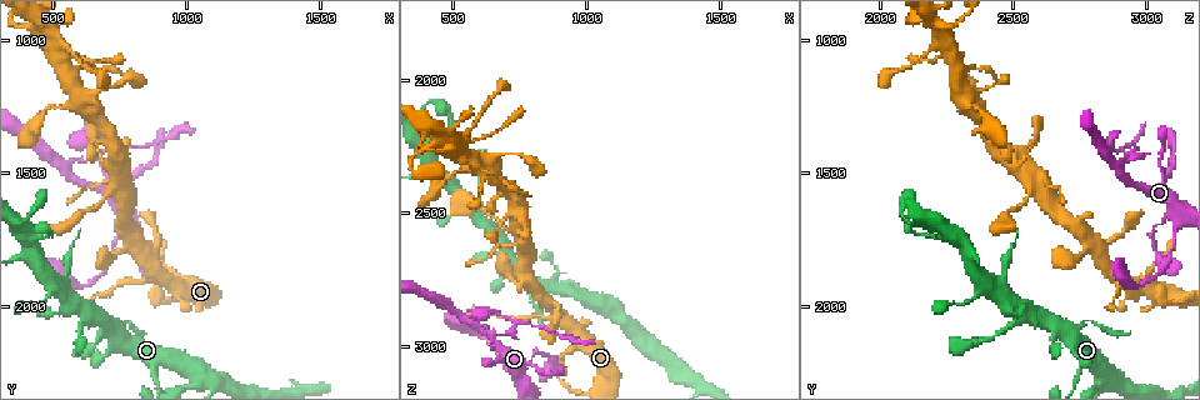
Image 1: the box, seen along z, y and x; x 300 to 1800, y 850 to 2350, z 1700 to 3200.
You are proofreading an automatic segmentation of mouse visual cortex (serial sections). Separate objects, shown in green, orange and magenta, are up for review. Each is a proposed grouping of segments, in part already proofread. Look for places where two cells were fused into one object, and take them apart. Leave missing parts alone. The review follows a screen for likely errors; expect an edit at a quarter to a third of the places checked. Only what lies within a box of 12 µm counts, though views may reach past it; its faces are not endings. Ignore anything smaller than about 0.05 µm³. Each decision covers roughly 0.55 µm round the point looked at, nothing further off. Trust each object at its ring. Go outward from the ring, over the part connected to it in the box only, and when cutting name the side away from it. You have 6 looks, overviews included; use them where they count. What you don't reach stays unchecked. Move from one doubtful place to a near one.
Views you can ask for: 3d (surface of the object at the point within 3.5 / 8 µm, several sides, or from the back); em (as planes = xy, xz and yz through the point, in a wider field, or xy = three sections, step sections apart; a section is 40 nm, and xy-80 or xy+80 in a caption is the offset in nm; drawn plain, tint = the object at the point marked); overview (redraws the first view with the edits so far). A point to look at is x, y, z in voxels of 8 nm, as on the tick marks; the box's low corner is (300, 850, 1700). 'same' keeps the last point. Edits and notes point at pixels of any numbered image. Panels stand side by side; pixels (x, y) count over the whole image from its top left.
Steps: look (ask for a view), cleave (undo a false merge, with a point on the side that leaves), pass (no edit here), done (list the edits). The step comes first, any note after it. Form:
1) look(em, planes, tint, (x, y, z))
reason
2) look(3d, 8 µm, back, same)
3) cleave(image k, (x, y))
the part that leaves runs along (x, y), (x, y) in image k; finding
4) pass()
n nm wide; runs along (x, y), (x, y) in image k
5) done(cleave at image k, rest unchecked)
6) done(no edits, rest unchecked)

look(3d, 3.5 µm, (760, 2080, 2740))

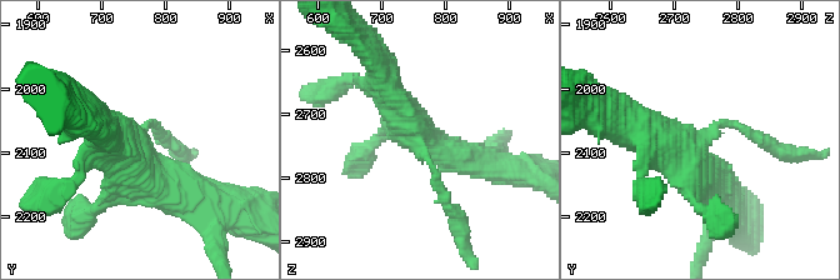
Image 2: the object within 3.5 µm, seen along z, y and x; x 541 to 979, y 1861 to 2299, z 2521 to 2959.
look(em, xy, step 5, tint, (750, 2080, 2740))

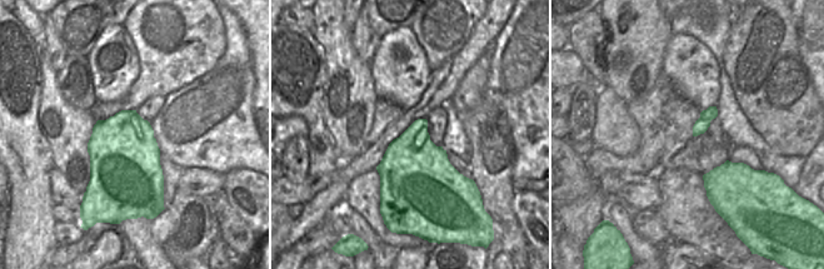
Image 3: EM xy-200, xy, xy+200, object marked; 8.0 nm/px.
pass()
runs along (461, 158), (411, 129), (445, 201) in image 2; one cell here

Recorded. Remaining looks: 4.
look(3d, 3.5 µm, back, (540, 1050, 2250))
thin arm on a thick one

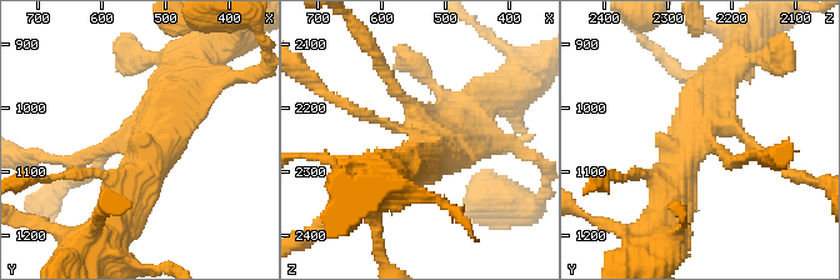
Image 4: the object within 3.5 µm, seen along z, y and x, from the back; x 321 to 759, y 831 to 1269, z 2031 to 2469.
look(em, planes, tint, (545, 1060, 2250))
4 arms; arms of 150, 150, 500, 500 nm; need the tissue

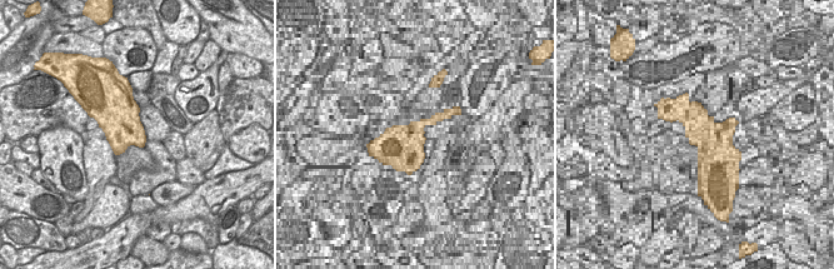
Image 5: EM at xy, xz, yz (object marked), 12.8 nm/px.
pass()
continuous, no second cell

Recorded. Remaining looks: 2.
look(3d, 3.5 µm, (550, 1970, 2470))
a fork

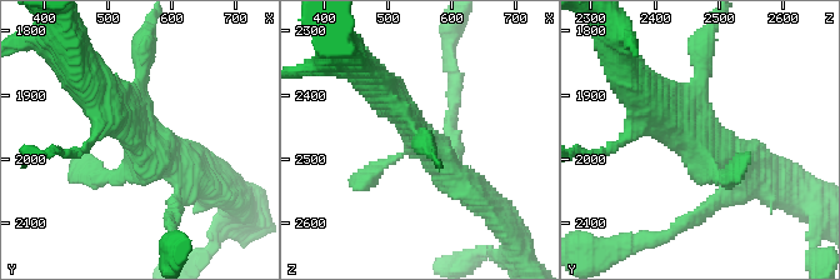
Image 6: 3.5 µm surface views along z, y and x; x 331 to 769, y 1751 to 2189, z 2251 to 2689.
look(em, planes, tint, (545, 1970, 2470))
now the EM

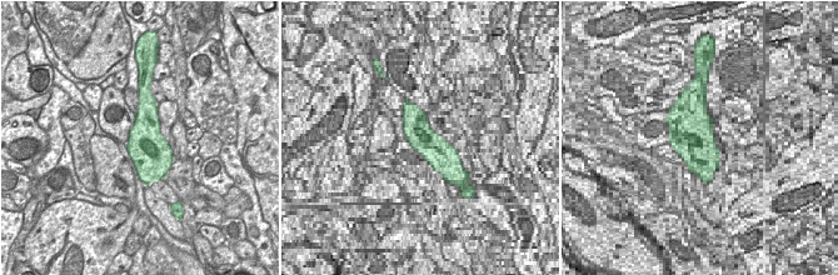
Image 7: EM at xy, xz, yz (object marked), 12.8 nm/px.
pass()
runs along (473, 189), (373, 84) in image 6; one cell here

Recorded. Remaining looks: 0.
done(no edits, rest unchecked)

